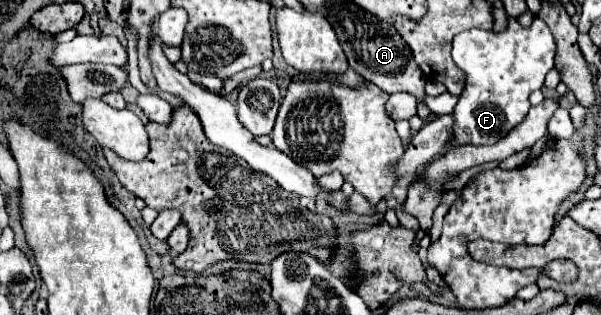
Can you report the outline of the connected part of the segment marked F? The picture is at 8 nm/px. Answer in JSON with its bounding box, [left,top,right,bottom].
[449,18,557,148]

